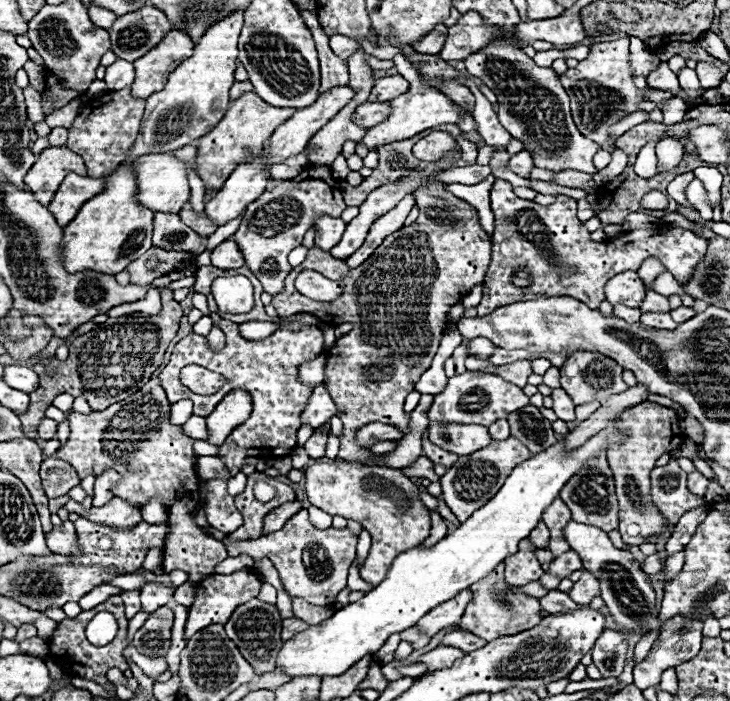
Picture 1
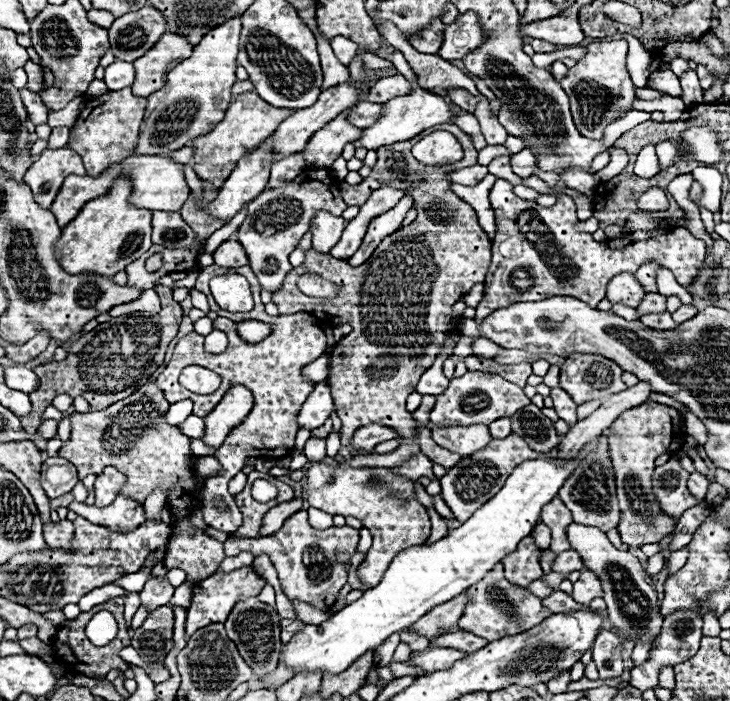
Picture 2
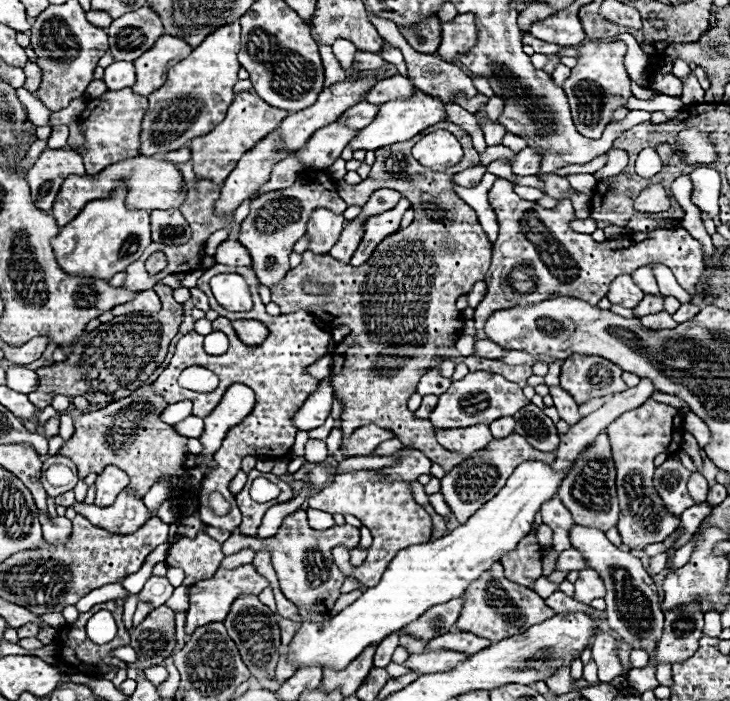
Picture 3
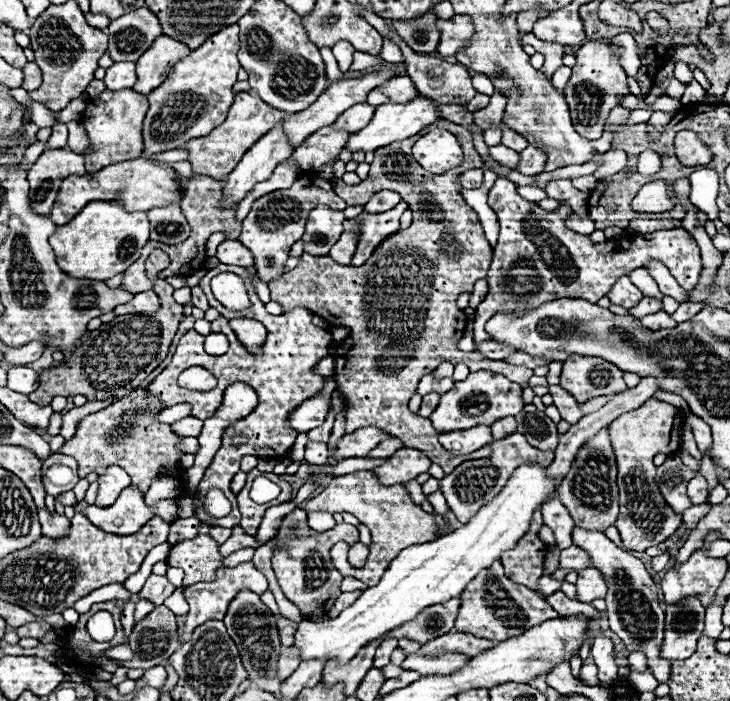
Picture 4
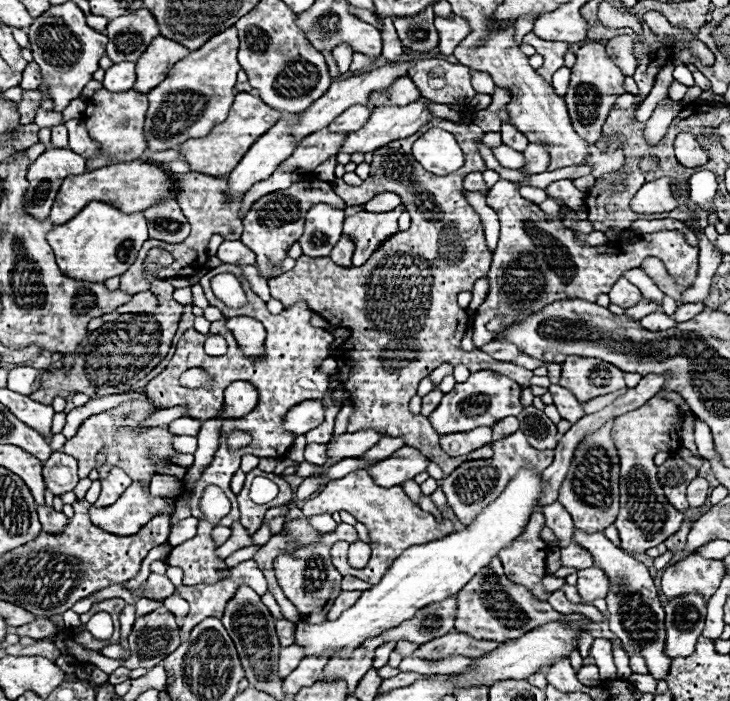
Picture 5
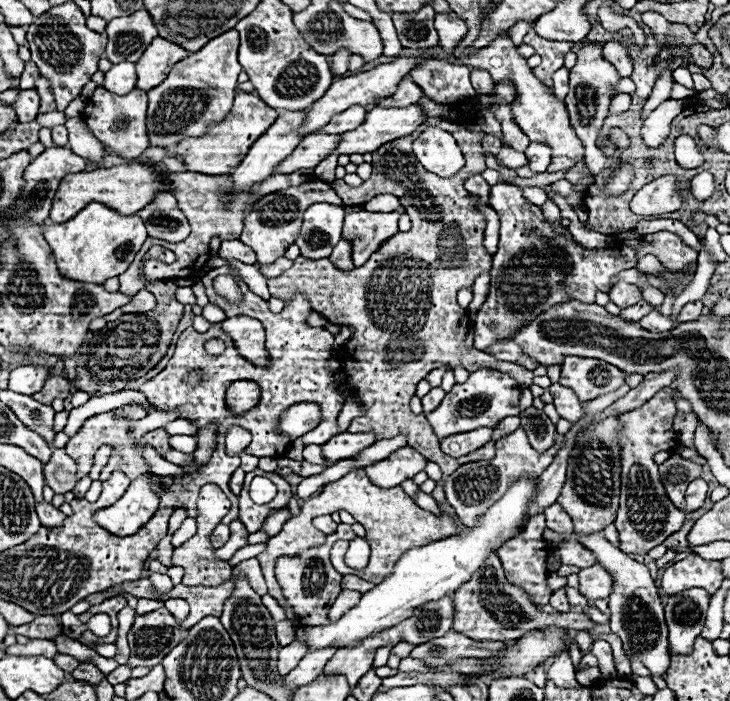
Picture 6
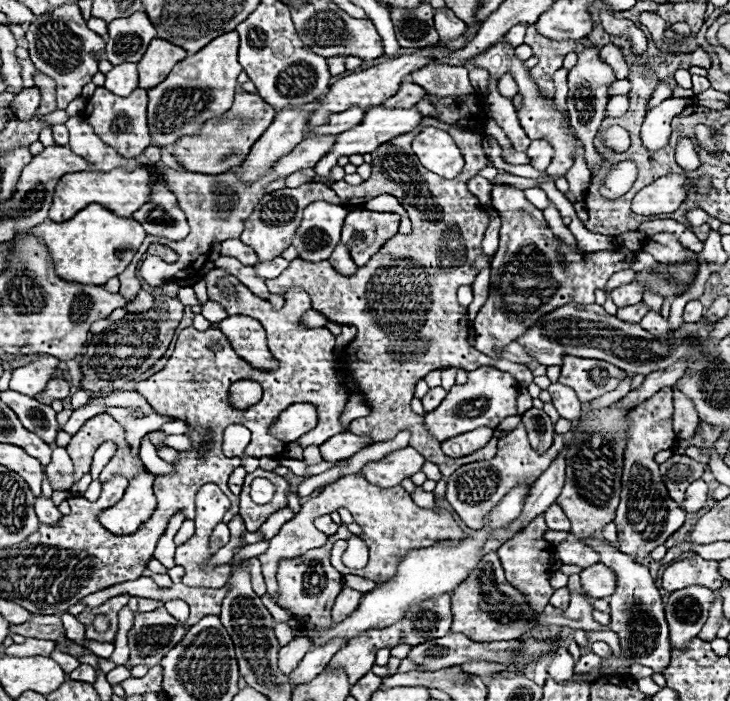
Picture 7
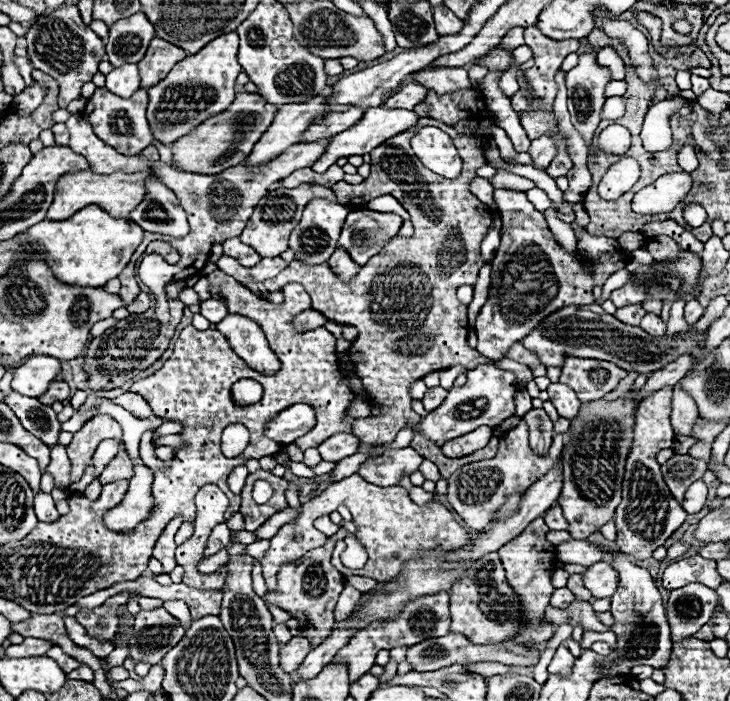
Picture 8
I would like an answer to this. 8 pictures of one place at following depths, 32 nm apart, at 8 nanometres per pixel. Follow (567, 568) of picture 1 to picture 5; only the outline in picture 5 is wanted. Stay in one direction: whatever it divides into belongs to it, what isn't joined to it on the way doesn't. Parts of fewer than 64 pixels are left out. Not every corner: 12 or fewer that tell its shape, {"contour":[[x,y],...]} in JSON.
{"contour":[[576,542],[560,548],[562,566],[594,566],[592,554]]}

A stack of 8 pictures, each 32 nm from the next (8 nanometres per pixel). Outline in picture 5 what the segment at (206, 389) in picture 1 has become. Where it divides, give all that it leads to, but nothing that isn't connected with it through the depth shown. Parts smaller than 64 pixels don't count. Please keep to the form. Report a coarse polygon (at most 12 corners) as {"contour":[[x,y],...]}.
{"contour":[[190,368],[182,374],[182,386],[198,388],[210,384],[202,368]]}

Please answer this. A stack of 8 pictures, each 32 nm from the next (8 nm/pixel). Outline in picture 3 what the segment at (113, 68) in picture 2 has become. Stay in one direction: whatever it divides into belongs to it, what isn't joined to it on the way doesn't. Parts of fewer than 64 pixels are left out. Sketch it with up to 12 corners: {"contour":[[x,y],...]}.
{"contour":[[114,62],[106,68],[108,90],[132,88],[132,62]]}

